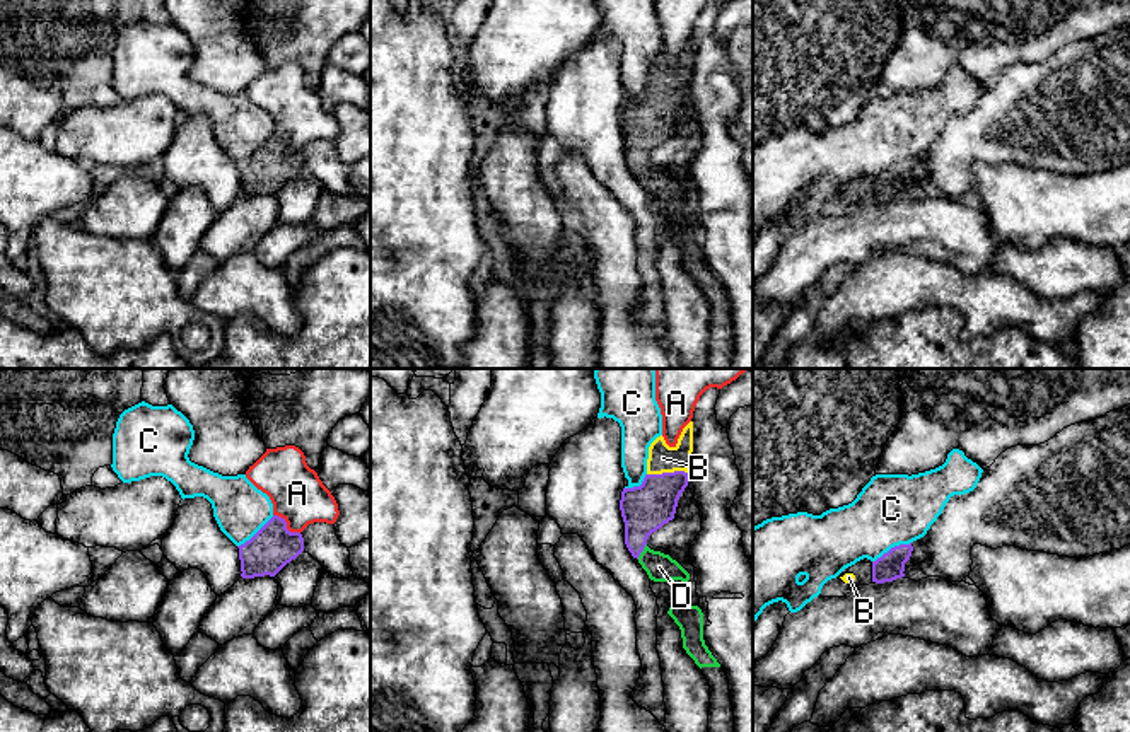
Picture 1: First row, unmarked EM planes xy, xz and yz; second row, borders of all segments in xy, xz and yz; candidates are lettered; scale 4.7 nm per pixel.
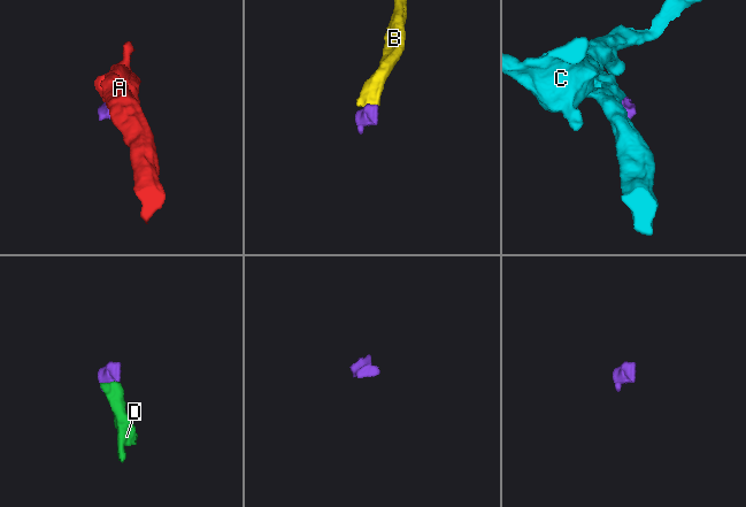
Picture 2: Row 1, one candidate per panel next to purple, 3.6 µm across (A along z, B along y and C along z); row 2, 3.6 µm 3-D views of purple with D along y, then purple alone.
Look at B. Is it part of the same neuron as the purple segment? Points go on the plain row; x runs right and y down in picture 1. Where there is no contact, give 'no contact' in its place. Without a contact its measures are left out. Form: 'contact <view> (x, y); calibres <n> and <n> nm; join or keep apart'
contact xz (666, 91); calibres 220 and 130 nm; join

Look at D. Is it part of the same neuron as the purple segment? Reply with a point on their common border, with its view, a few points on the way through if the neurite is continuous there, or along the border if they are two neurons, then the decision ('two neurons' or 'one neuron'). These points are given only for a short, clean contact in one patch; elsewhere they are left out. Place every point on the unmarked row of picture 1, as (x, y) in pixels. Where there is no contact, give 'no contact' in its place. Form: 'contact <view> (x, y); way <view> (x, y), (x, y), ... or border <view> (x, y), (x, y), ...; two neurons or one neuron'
contact xz (642, 168); way xz (647, 125), (640, 137), (642, 168), (659, 185); one neuron

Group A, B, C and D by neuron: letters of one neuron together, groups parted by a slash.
A / B D / C

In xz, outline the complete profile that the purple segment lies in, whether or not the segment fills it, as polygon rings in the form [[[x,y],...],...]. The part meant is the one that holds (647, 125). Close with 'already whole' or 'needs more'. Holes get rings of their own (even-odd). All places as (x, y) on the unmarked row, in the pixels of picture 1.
[[[693,39],[674,65],[657,55],[649,65],[647,92],[640,104],[623,106],[620,128],[625,162],[654,200],[688,200],[690,191],[669,172],[647,164],[652,150],[674,137],[678,118],[688,104],[693,70]]]; needs more

